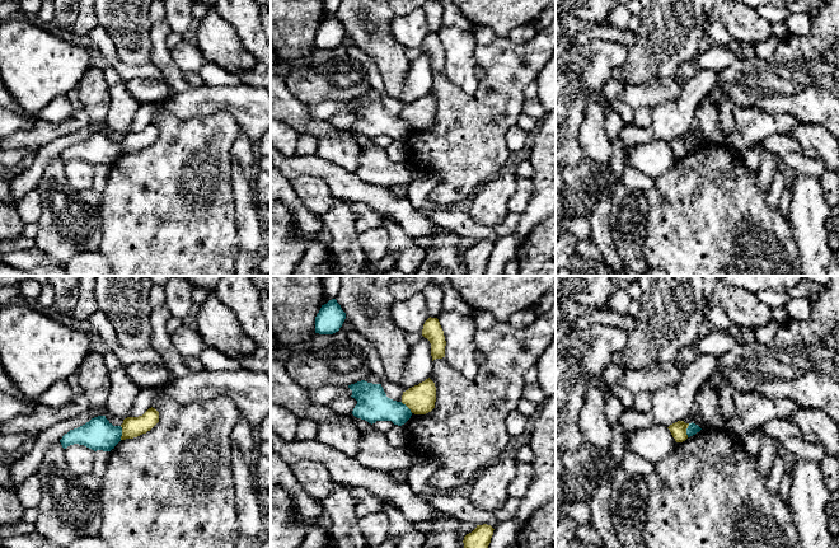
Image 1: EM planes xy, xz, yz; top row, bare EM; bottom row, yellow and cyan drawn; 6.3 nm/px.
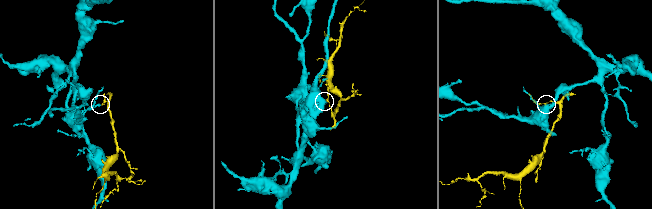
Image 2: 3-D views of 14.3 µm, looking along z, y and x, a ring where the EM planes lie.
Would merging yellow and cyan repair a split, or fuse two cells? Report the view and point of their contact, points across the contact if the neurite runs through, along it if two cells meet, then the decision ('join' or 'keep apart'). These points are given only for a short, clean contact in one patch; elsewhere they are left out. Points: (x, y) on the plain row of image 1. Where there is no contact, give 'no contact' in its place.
contact xy (122, 148); border xy (120, 141), (121, 154); keep apart

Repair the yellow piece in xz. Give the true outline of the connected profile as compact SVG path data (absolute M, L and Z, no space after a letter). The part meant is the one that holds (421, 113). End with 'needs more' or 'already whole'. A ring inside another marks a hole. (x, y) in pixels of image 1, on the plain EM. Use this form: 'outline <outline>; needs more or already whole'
outline M428 93L403 107L402 118L406 120L414 130L426 130L435 123L436 102Z; already whole

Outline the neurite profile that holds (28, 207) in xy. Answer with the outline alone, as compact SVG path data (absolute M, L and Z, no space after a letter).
M34 188L22 197L17 202L15 211L24 224L37 224L42 212L38 189Z

